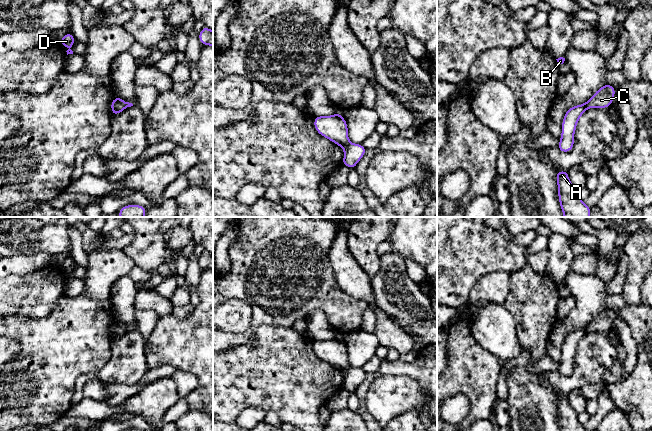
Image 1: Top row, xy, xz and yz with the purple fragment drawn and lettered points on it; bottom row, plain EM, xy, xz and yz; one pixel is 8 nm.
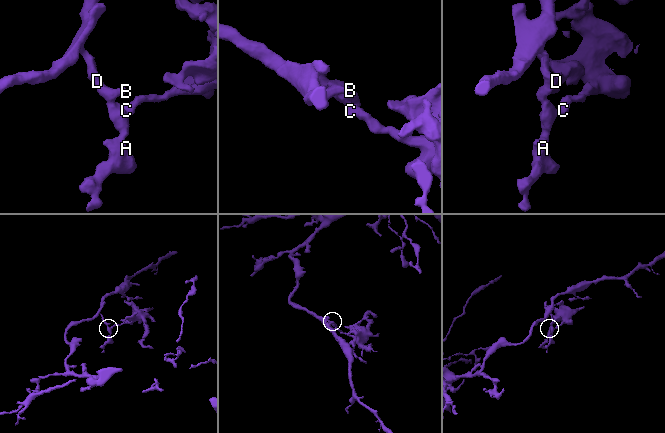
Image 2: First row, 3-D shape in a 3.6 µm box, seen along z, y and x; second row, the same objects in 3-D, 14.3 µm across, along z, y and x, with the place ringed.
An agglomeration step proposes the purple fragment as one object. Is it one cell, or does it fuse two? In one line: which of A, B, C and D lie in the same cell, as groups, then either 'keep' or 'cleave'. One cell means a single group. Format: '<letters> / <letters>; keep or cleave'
A B D / C; cleave

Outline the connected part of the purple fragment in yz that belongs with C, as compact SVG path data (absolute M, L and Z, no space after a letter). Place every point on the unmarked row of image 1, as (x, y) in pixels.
M605 308L588 324L590 332L609 332L615 320L615 310Z

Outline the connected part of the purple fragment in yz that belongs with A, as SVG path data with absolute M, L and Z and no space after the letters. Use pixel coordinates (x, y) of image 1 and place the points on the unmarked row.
M568 394L557 395L558 421L560 431L589 431L578 420L578 415L570 406Z

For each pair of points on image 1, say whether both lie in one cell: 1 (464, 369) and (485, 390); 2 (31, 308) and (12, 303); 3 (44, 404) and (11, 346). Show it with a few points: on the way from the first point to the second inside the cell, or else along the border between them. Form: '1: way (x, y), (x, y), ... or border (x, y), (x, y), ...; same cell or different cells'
1: way (469, 373), (480, 385); same cell
2: way (26, 303), (17, 303); same cell
3: border (11, 337), (20, 344), (21, 351), (10, 362); different cells

